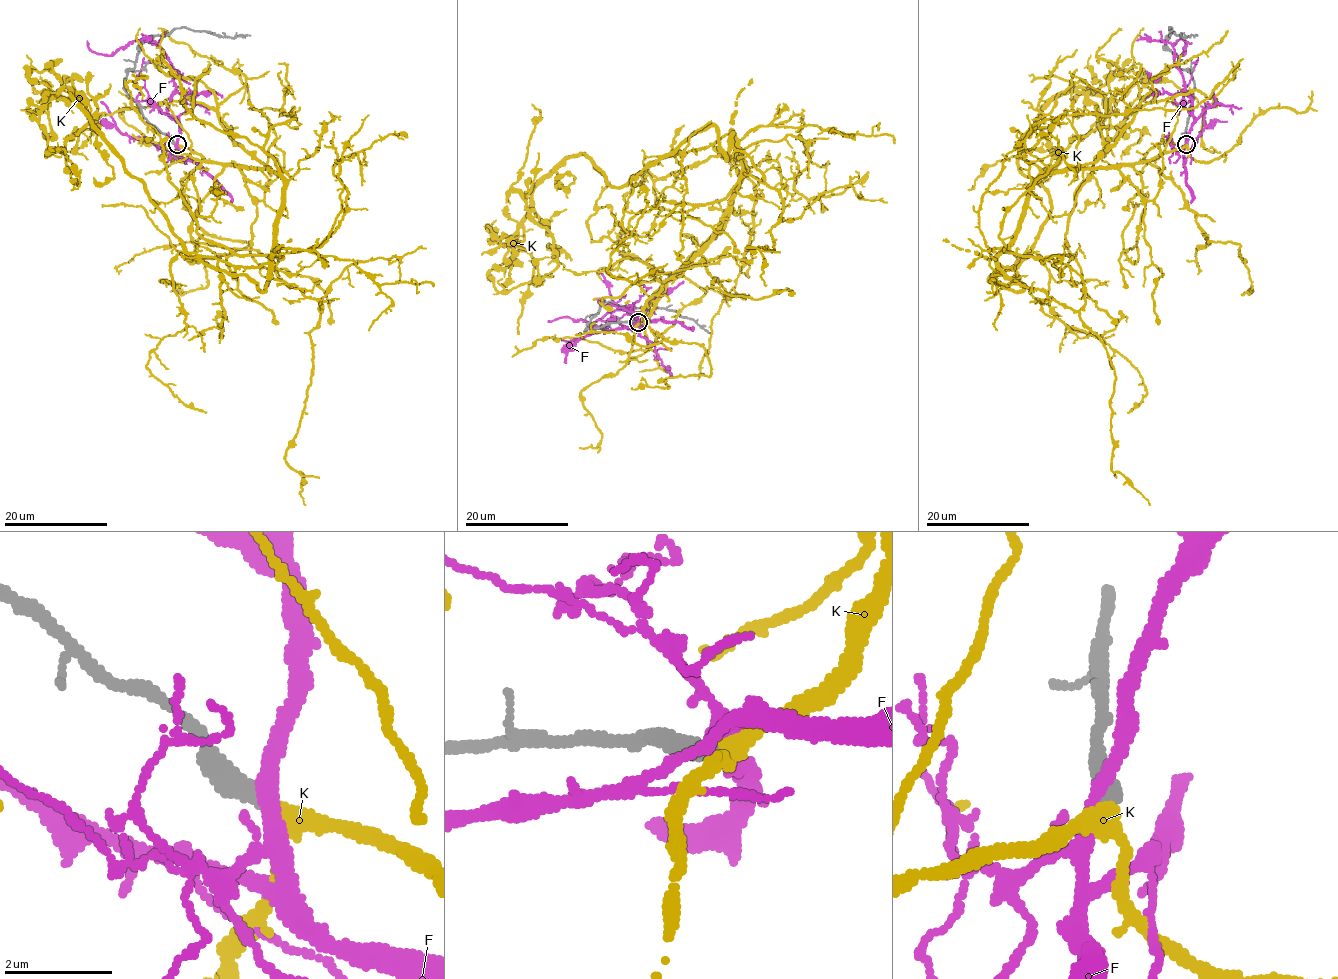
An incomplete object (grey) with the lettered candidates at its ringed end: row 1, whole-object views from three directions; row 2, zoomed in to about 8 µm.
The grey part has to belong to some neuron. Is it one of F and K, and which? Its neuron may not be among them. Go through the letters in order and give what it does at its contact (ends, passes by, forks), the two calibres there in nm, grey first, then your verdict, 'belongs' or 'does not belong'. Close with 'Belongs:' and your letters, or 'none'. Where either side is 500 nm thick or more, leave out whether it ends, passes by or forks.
F: it passes by; 440 nm thick on the grey side, 280 nm on the other; does not belong
K: it passes by; 360 nm thick on the grey side, 320 nm on the other; belongs
Belongs: K

